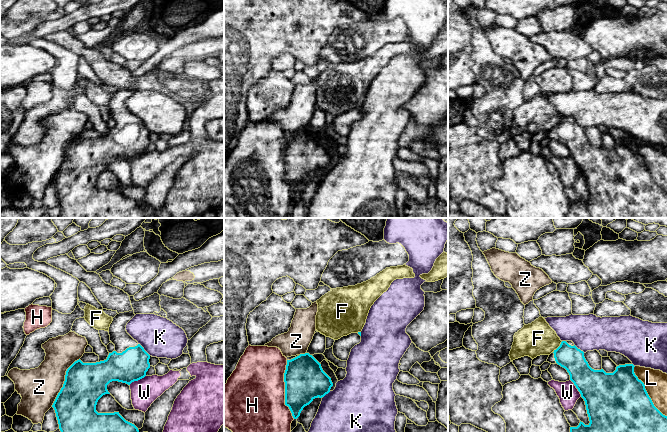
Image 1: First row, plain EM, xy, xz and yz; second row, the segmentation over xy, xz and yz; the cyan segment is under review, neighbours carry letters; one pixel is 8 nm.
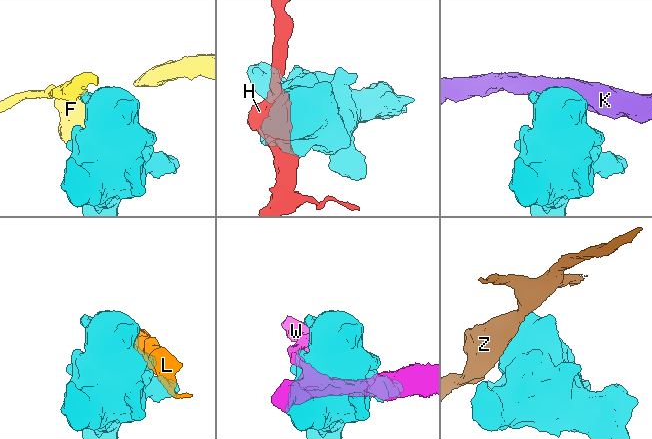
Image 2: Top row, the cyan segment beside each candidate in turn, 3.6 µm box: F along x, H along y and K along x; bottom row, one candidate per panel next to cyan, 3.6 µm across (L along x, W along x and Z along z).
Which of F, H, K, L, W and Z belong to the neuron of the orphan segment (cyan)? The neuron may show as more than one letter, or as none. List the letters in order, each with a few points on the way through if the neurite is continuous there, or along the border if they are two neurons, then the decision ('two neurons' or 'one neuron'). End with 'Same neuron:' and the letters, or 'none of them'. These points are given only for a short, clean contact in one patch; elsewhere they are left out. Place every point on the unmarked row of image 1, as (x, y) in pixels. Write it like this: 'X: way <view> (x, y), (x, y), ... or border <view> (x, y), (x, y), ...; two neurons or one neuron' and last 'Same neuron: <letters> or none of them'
F: two neurons
H: two neurons
K: two neurons
L: two neurons
W: two neurons
Z: two neurons
Same neuron: none of them

